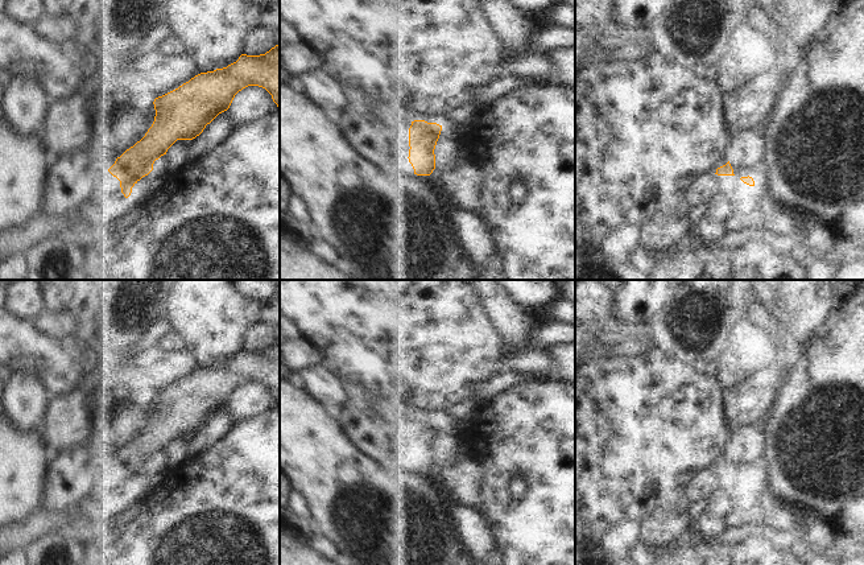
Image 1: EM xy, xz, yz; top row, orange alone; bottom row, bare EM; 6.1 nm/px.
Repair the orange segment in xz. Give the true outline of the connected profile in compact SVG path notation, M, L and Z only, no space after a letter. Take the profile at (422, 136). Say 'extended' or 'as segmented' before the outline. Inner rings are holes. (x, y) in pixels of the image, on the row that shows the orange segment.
extended; M386 120L385 131L392 145L409 145L409 162L417 176L430 176L435 169L434 149L442 125L425 120L394 121Z

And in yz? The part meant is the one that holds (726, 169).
extended; M728 161L706 182L703 202L723 210L736 207L753 213L758 210L758 190L752 177L737 178Z

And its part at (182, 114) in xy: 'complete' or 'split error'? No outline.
split error

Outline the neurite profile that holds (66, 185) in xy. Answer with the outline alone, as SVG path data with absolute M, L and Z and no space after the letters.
M78 149L47 168L41 190L40 210L63 214L92 201L91 176L96 172L86 149Z

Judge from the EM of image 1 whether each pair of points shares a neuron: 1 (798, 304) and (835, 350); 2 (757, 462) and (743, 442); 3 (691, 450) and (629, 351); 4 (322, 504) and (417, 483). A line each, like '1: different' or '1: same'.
1: different
2: same
3: same
4: same

